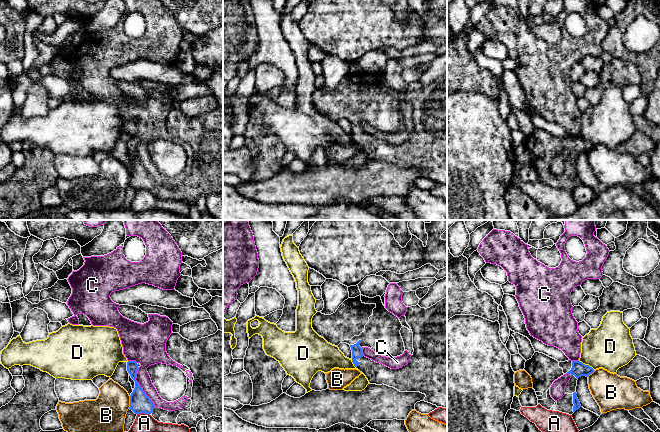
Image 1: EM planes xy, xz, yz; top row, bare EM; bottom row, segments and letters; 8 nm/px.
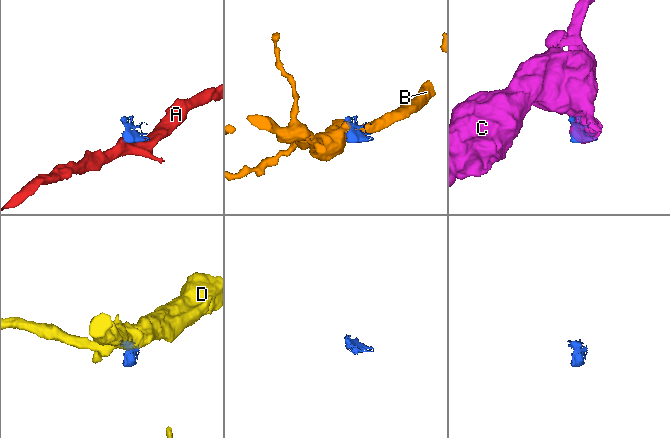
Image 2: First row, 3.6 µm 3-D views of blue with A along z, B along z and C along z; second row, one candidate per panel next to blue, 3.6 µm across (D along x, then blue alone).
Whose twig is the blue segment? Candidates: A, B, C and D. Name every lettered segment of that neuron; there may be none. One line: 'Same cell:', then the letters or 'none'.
Same cell: none

